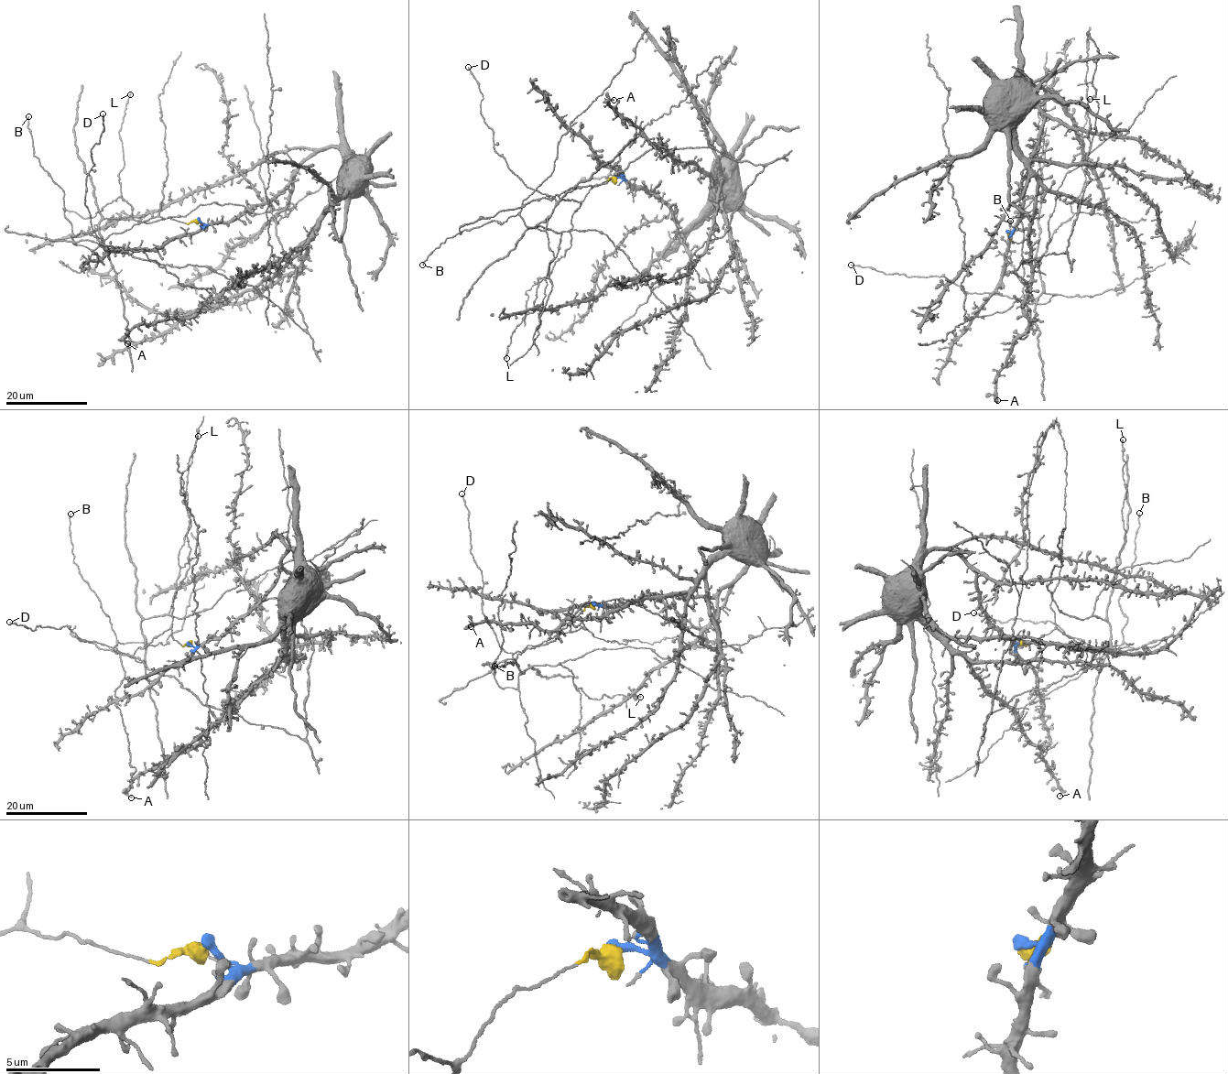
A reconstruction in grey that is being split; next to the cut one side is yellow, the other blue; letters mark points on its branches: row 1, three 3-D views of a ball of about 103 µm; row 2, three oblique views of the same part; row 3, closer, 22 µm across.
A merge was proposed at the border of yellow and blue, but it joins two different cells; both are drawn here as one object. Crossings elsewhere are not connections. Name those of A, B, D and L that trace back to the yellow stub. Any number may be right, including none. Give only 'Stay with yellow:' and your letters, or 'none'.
Stay with yellow: B, D, L

